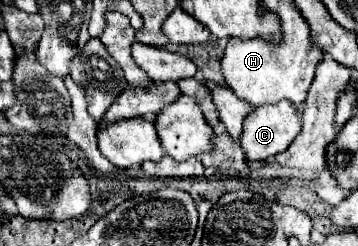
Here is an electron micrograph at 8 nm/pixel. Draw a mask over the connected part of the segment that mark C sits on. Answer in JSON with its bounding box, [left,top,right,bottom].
[242,100,300,160]

